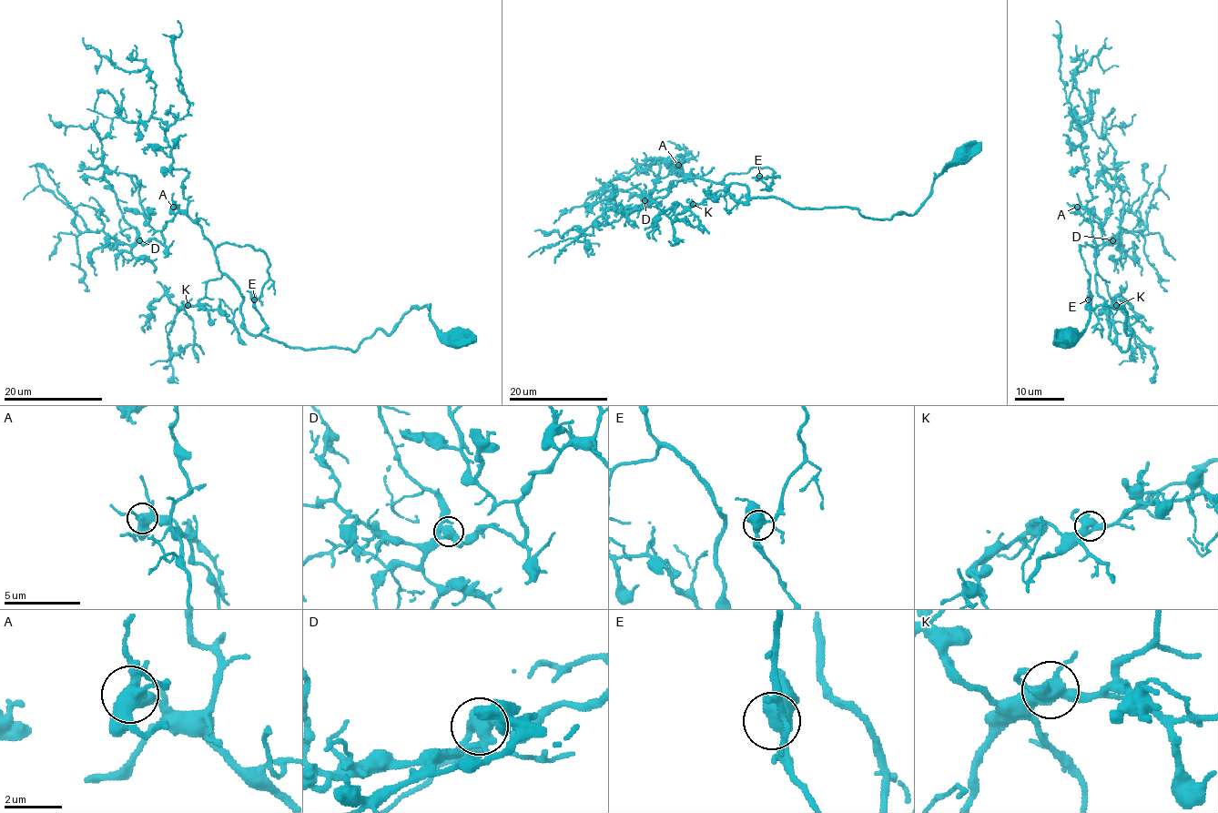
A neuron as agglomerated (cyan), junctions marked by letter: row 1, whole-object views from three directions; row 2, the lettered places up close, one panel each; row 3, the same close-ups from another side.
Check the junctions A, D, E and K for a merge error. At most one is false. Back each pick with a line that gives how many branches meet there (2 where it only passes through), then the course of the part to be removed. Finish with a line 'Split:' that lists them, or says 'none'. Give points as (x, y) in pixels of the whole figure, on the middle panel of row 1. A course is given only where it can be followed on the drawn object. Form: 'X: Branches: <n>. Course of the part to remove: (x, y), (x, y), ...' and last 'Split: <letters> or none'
Split: none

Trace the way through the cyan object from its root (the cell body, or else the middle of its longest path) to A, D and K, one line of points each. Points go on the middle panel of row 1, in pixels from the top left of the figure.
A: (735, 184), (725, 185), (685, 177), (678, 165)
D: (735, 184), (725, 185), (689, 177), (674, 181), (664, 196), (644, 200)
K: (735, 184), (693, 205)

